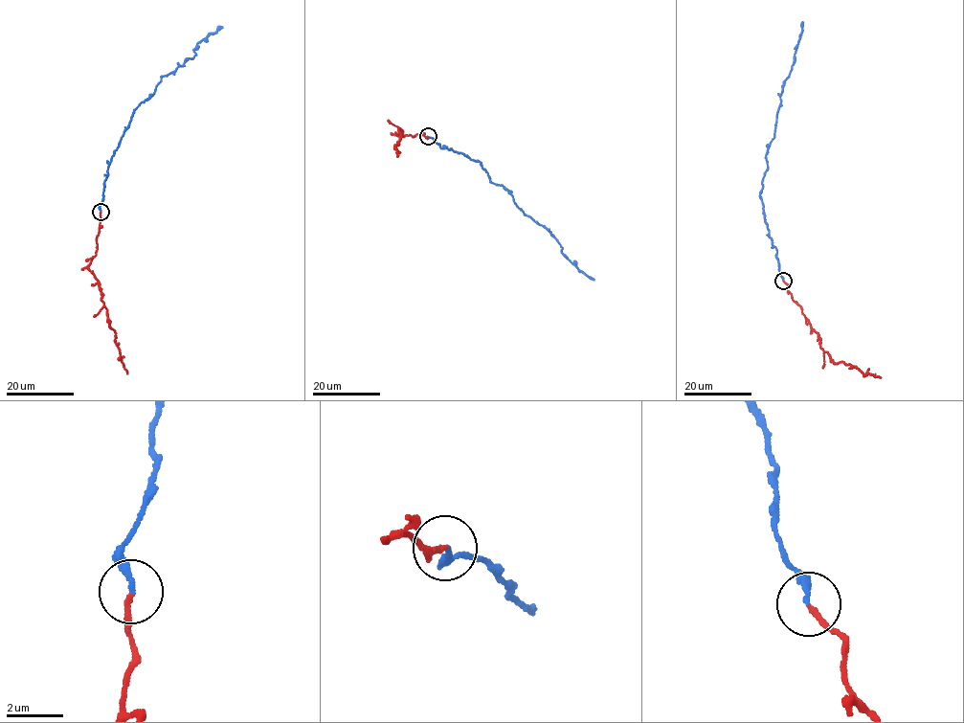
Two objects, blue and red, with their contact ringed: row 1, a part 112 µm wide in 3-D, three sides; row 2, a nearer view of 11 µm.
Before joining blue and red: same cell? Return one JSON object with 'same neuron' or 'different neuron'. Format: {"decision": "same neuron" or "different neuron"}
{"decision": "same neuron"}

